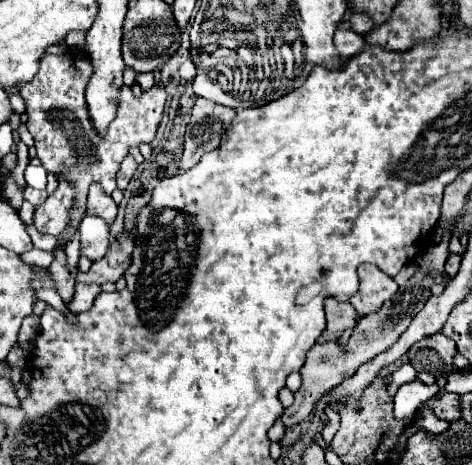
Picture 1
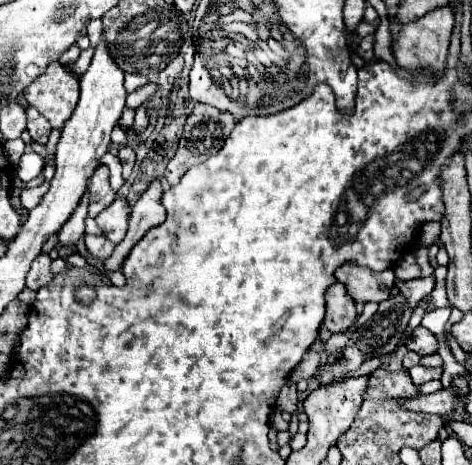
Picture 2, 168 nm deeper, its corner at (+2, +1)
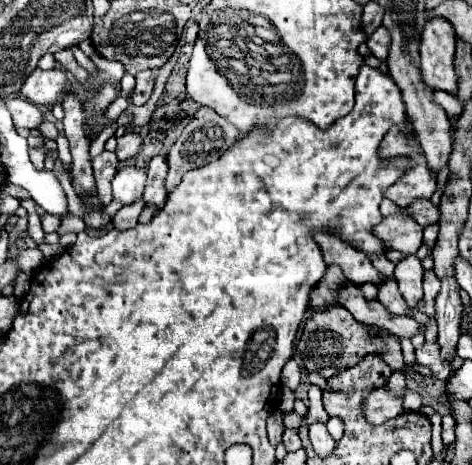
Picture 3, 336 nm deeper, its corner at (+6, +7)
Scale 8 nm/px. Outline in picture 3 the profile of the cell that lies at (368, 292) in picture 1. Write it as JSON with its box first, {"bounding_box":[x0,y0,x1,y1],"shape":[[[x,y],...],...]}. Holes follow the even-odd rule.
{"bounding_box":[312,232,380,286],"shape":[[[312,232],[316,244],[322,250],[326,264],[338,264],[348,280],[352,280],[356,286],[372,282],[380,286],[378,270],[372,266],[368,256],[364,252],[358,252],[350,244],[344,244],[338,236],[332,236],[328,232]]]}

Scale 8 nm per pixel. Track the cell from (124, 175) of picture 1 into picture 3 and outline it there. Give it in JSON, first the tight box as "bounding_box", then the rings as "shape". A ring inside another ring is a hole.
{"bounding_box":[116,132,142,160],"shape":[[[126,132],[124,136],[118,138],[118,150],[116,150],[118,160],[128,160],[136,156],[140,146],[142,146],[142,136],[136,132]]]}

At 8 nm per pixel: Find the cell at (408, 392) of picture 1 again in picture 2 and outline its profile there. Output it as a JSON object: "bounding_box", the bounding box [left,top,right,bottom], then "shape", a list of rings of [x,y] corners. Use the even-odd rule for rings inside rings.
{"bounding_box":[408,366,442,386],"shape":[[[414,366],[414,368],[410,368],[408,372],[410,372],[412,382],[414,382],[416,386],[422,386],[422,384],[434,380],[434,378],[438,380],[438,378],[442,376],[442,368],[424,368],[424,366]]]}

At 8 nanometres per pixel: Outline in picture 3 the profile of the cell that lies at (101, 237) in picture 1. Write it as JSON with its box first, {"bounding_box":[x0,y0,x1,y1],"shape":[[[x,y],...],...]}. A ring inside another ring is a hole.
{"bounding_box":[112,166,146,204],"shape":[[[124,166],[112,180],[114,198],[122,200],[124,204],[132,204],[136,198],[142,196],[144,184],[146,184],[146,168]]]}

